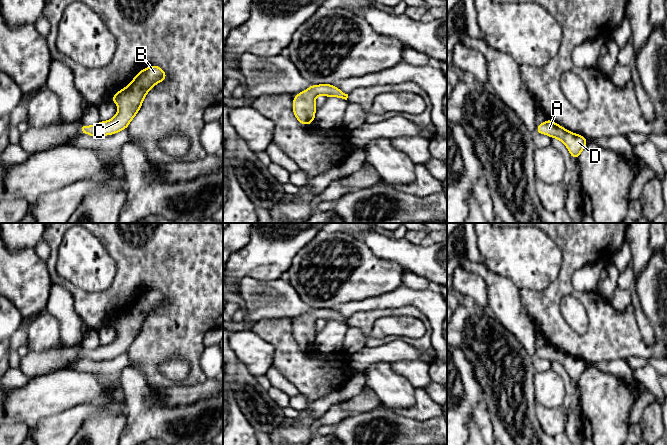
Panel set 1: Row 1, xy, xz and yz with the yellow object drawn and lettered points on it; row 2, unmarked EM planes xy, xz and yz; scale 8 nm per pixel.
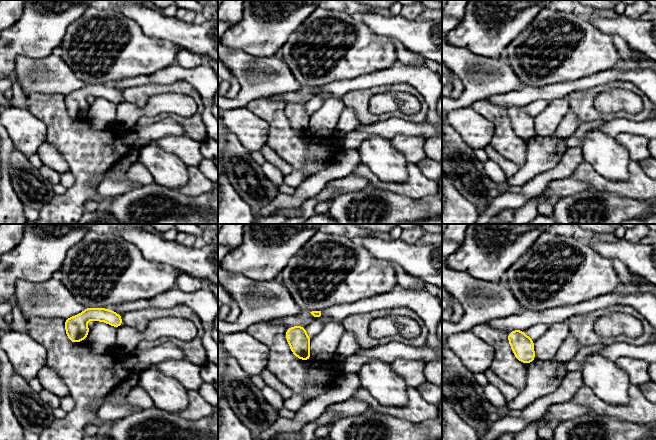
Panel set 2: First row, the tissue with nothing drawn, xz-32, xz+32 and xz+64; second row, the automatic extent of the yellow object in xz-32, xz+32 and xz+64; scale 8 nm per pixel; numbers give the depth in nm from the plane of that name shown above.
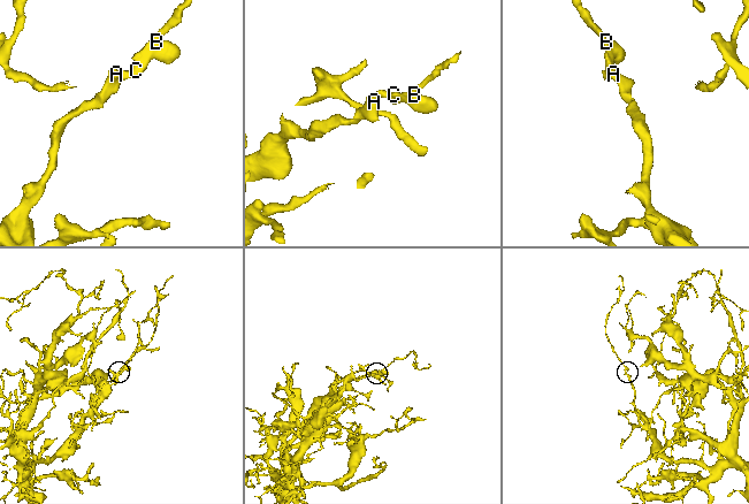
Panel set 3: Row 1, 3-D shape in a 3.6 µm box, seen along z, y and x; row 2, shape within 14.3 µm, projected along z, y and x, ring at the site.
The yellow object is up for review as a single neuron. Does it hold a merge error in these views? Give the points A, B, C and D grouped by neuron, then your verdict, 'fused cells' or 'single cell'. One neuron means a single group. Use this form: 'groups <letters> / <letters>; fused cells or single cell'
groups A B C D; single cell

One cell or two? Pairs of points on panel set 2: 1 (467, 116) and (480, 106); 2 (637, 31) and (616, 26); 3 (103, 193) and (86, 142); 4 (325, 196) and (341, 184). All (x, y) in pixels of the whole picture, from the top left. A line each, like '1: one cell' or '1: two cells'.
1: two cells
2: one cell
3: two cells
4: two cells

